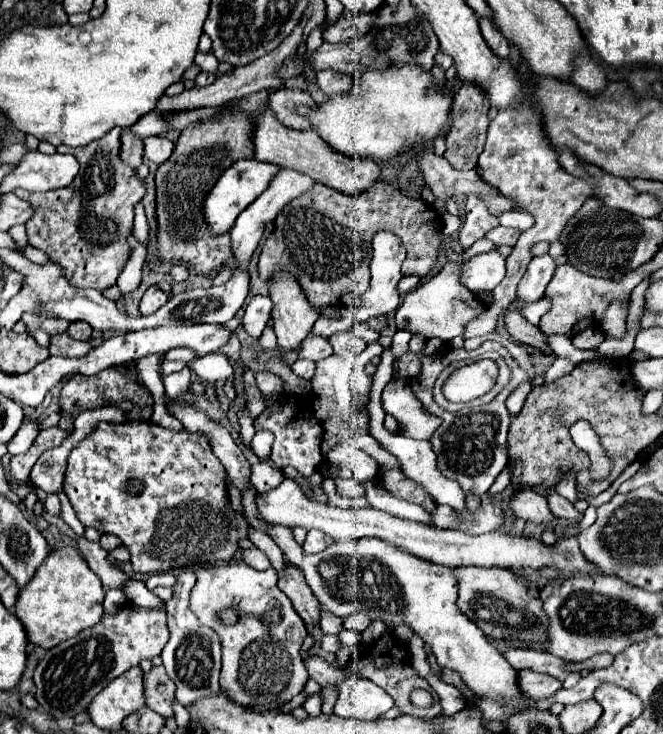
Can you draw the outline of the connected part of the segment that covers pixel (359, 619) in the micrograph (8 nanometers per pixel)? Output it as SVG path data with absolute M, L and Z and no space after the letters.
M353 614L345 620L345 628L355 630L357 634L363 634L367 630L367 626L371 624L371 618L367 614Z

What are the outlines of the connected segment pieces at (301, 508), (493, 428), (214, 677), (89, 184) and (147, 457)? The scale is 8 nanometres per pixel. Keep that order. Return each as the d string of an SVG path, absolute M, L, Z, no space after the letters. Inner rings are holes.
M283 480L277 488L257 494L255 498L261 516L273 524L281 524L287 528L305 528L305 530L321 530L335 540L359 540L365 536L379 538L395 548L401 548L417 558L429 560L433 564L461 568L461 566L499 566L499 568L543 568L543 566L557 566L565 576L571 574L599 574L599 568L587 562L579 550L577 538L565 538L555 542L553 546L545 546L543 542L529 540L523 536L503 534L503 532L487 532L481 536L467 536L461 530L441 530L431 524L421 524L405 518L397 518L389 512L377 508L337 508L331 504L307 500L297 486L295 480Z
M447 348L447 352L443 354L443 358L441 358L441 352L437 354L437 356L431 356L431 358L425 358L423 360L423 366L421 366L421 372L411 380L411 388L413 388L413 394L415 394L415 398L421 402L421 406L423 406L423 410L427 410L427 414L433 414L433 416L437 416L437 418L441 418L443 422L441 422L441 426L435 430L435 434L433 434L433 438L429 440L431 442L431 446L433 446L433 452L437 454L437 466L439 466L439 470L441 470L441 474L445 474L445 478L449 478L449 480L457 480L459 484L461 484L461 488L465 490L465 494L469 496L469 494L475 494L475 496L483 496L487 490L489 490L489 486L495 482L495 478L501 474L501 470L507 466L507 462L509 462L509 456L507 456L507 430L509 430L509 410L507 410L507 406L505 406L505 398L509 396L509 392L513 390L513 388L517 388L523 380L527 380L527 376L525 376L525 372L513 362L513 360L509 360L511 356L505 352L505 348L501 350L501 354L507 358L507 364L509 364L509 368L513 370L513 374L511 374L511 380L509 380L509 384L489 402L489 404L483 404L483 406L479 406L479 408L471 408L471 410L461 410L461 412L447 412L447 410L443 410L437 402L433 399L433 387L436 379L441 374L441 366L447 366L447 364L451 364L451 362L457 362L457 360L462 361L467 358L474 358L480 356L480 354L471 354L472 352L466 351L464 348L458 350L459 348Z
M185 570L177 576L177 584L173 588L173 598L167 602L167 622L171 630L171 638L161 652L163 666L169 678L177 686L177 702L185 708L193 706L199 698L219 692L219 672L221 672L221 642L217 634L209 628L203 628L195 614L189 610L189 590L195 586L197 576L191 570Z
M113 128L109 134L91 142L89 164L81 166L69 186L49 192L15 190L19 198L29 200L35 208L27 224L29 244L57 262L73 286L100 292L115 284L129 258L127 236L133 226L133 206L145 194L145 184L119 160L119 134L121 128Z
M131 420L125 424L101 422L91 436L71 450L63 490L85 528L121 538L123 546L131 552L133 570L157 574L185 566L221 566L235 562L235 554L241 550L239 542L247 538L249 522L241 512L231 508L225 478L227 472L213 454L209 438L199 432L175 432L151 420ZM131 480L143 482L139 494L127 492Z

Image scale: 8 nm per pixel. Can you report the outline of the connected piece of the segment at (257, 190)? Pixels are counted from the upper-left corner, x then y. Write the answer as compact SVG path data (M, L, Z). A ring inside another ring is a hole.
M255 158L251 160L237 160L233 166L229 166L223 176L219 178L219 182L213 186L213 190L209 192L207 200L205 200L205 220L211 226L213 234L223 234L227 230L231 230L235 218L251 204L255 202L263 190L269 188L269 182L275 178L275 174L279 172L279 166L267 164L267 162L259 162Z

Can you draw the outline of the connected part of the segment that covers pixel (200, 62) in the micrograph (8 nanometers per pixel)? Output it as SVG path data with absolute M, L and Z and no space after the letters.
M209 52L209 54L197 54L195 56L195 64L197 66L201 66L201 70L205 70L205 72L211 72L211 74L215 74L215 76L219 76L219 70L217 70L217 66L219 66L219 62L217 62L217 58Z

